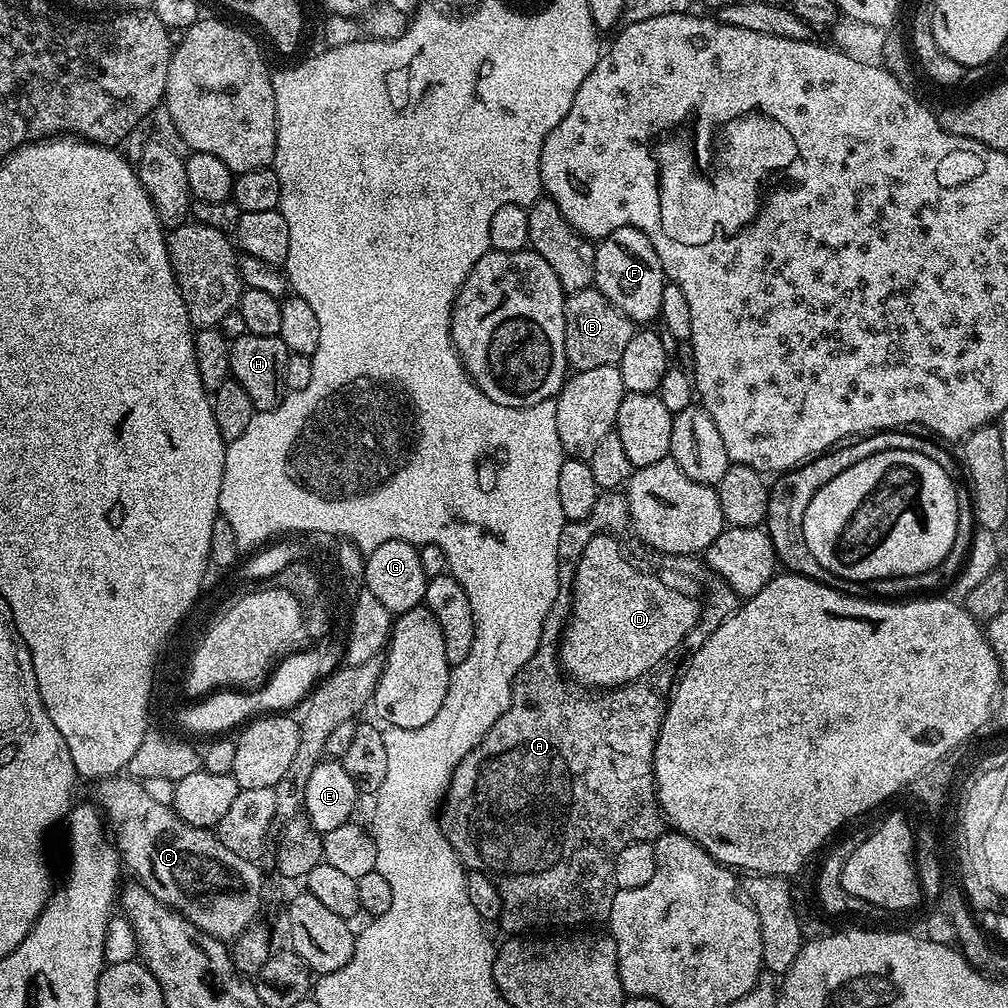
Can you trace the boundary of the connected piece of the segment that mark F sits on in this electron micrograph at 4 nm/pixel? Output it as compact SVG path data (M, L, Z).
M622 226L603 237L596 244L594 274L594 287L613 307L637 325L647 325L644 324L647 320L655 321L659 317L666 277L658 258L658 250L654 250L654 242L650 242L642 230L634 226Z

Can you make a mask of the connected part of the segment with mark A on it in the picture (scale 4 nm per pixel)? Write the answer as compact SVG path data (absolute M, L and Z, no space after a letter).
M542 631L542 638L536 653L529 658L522 666L522 670L516 675L516 680L512 683L512 701L508 709L498 718L498 722L494 722L494 726L490 726L490 730L482 738L482 742L478 742L478 746L474 746L470 750L470 754L466 754L466 758L462 758L458 762L458 766L452 769L452 780L448 784L448 790L442 797L442 827L444 836L450 842L450 846L458 854L458 858L464 864L465 869L473 872L481 872L486 874L486 878L490 878L494 882L494 886L498 886L498 894L502 898L502 910L498 921L499 927L502 926L508 931L508 934L524 934L527 928L544 928L540 930L552 930L555 924L596 924L607 921L610 914L610 906L612 898L616 895L618 889L614 882L614 862L618 858L618 854L622 854L622 850L626 850L626 846L630 846L630 842L646 842L647 840L656 841L656 839L664 835L666 831L666 821L660 811L659 804L656 803L656 786L652 779L652 755L656 749L656 739L660 733L660 727L664 721L664 713L668 707L670 688L667 688L660 680L645 679L643 682L635 682L624 684L615 690L605 691L603 694L596 694L593 700L585 702L581 708L572 708L572 692L564 685L565 677L562 675L561 669L558 667L558 659L552 652L552 640L548 640L548 632Z

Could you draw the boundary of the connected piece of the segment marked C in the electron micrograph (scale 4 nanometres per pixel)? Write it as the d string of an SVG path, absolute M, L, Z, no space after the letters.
M128 774L109 776L97 783L95 803L102 809L102 815L114 837L116 851L125 869L133 872L135 879L144 888L173 912L179 912L185 920L198 926L215 940L231 942L242 934L251 924L257 923L260 903L264 900L264 876L260 873L260 864L238 858L222 846L219 835L207 828L195 828L184 824L167 803L159 804L144 788L139 779Z

